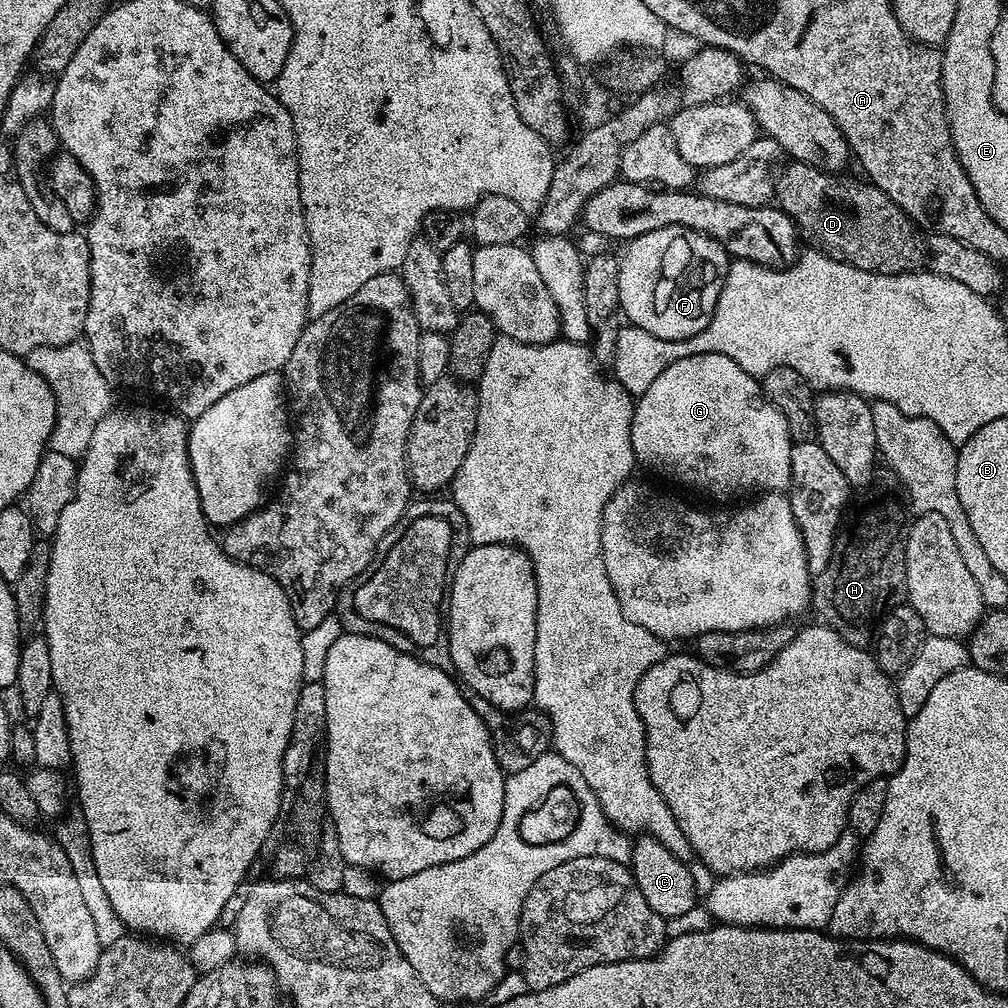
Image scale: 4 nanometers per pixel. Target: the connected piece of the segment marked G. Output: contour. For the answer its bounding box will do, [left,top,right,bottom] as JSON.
[631,352,794,496]

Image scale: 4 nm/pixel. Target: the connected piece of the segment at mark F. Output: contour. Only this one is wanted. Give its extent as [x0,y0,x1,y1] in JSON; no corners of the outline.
[618,226,730,340]

